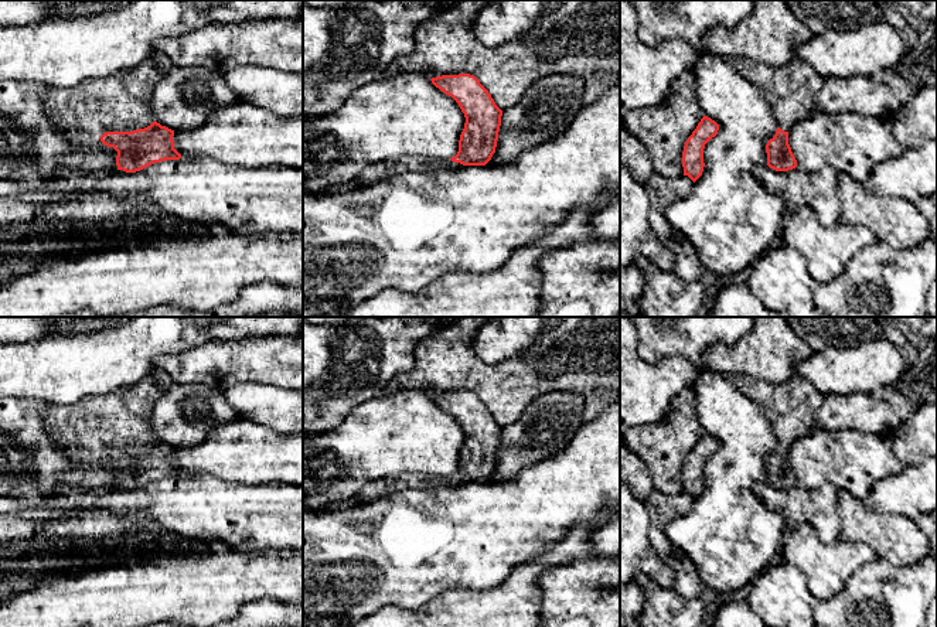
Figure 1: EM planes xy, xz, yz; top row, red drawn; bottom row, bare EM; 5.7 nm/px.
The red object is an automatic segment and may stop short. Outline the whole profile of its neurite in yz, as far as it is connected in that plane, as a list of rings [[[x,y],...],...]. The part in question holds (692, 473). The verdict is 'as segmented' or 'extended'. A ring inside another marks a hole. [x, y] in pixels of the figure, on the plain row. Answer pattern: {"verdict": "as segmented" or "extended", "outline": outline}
{"verdict": "as segmented", "outline": [[[703,433],[685,459],[682,468],[684,493],[688,493],[694,500],[702,493],[705,484],[705,461],[718,451],[718,447],[719,442],[711,435]]]}

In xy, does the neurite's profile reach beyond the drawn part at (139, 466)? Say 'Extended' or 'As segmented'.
Extended

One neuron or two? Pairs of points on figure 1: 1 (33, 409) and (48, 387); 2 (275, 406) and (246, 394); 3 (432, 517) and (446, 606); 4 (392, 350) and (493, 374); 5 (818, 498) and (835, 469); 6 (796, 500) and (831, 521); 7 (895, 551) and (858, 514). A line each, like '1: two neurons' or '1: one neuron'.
1: two neurons
2: one neuron
3: two neurons
4: two neurons
5: two neurons
6: one neuron
7: one neuron

